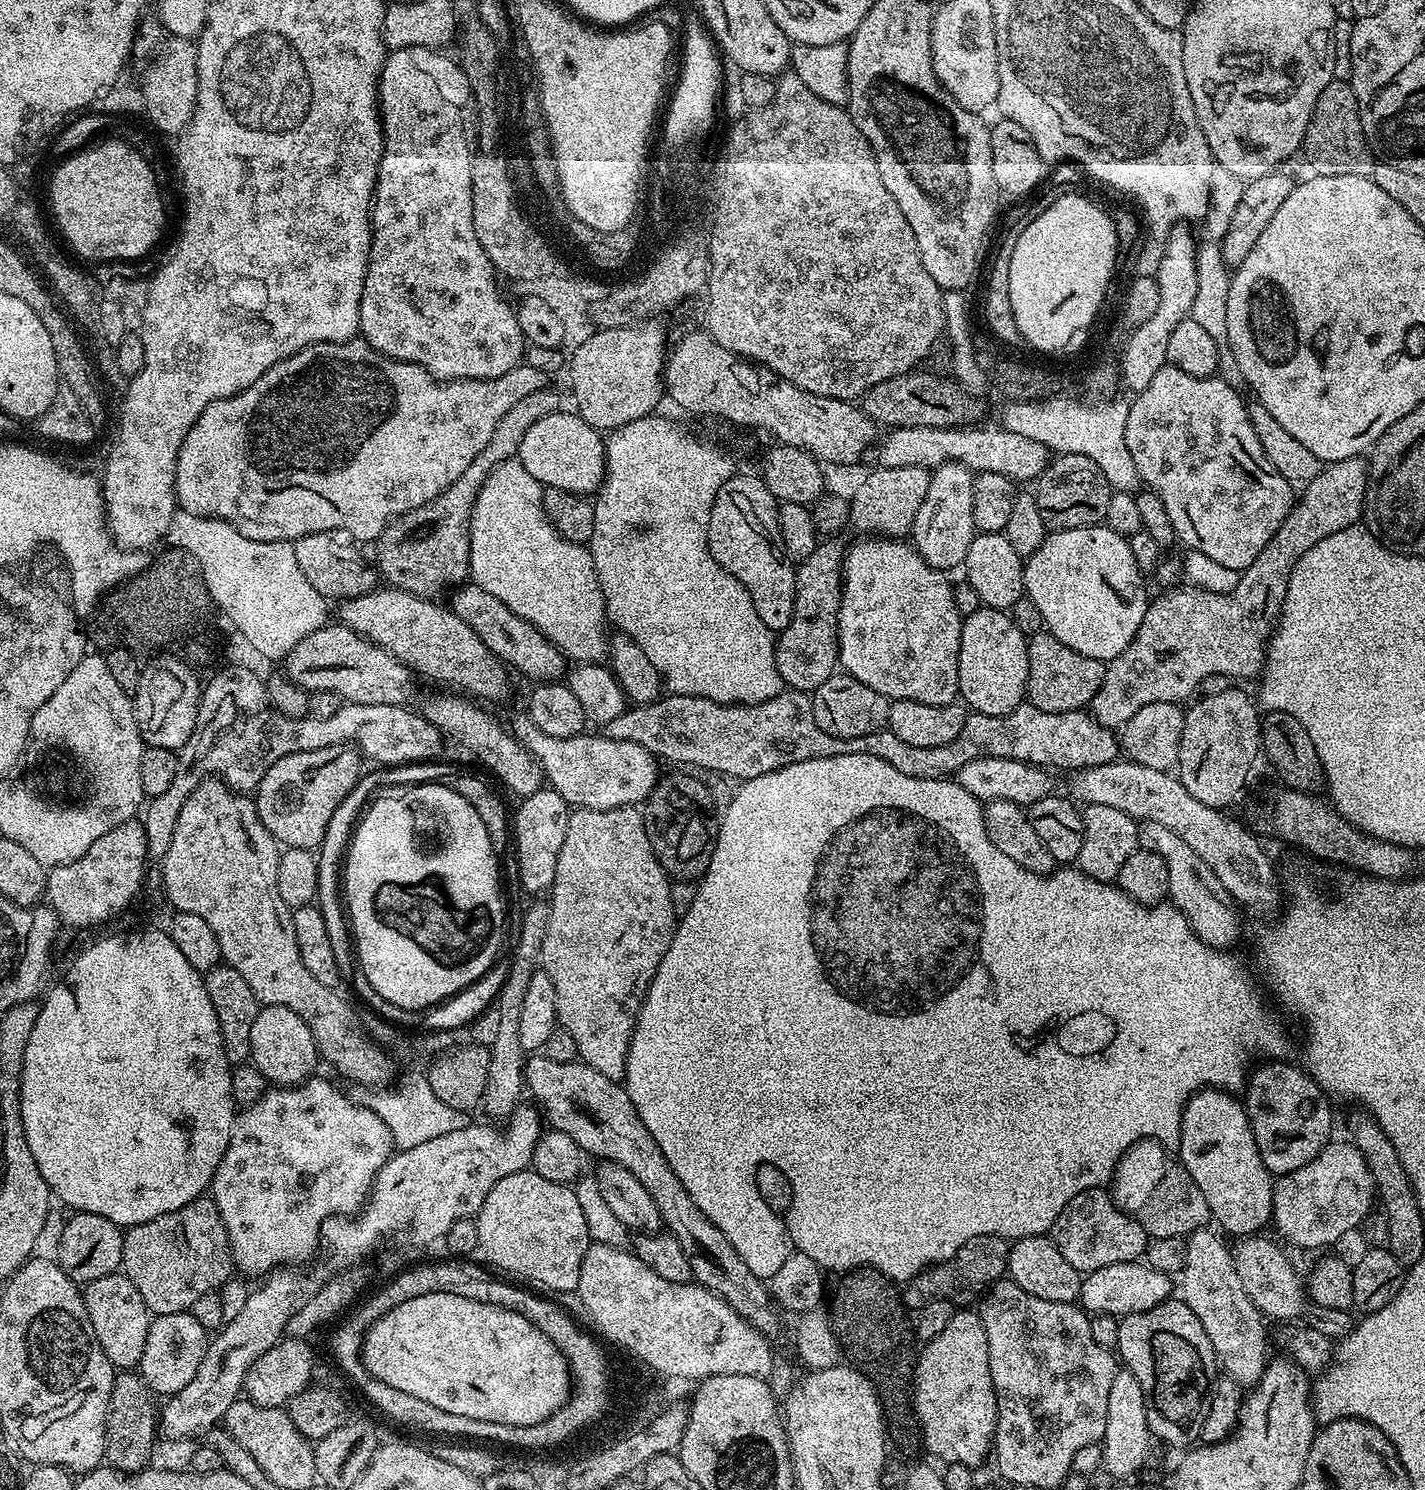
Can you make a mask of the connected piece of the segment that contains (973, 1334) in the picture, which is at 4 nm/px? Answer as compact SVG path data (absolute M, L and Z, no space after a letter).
M953 1311L946 1330L927 1341L919 1349L912 1378L912 1403L916 1422L920 1425L923 1447L944 1464L965 1464L975 1469L984 1459L989 1459L996 1434L996 1391L990 1378L990 1350L986 1346L986 1326L982 1326L979 1311Z

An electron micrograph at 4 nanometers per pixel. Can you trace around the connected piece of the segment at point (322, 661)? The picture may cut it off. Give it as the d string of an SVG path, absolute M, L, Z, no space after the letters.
M329 622L323 628L314 630L314 634L302 638L302 642L298 642L298 646L294 646L294 650L288 652L287 664L288 679L293 680L305 692L333 692L340 696L341 701L350 704L407 705L408 699L416 692L415 682L417 681L407 664L394 658L394 654L390 654L382 646L370 642L364 636L359 636L357 632L347 628L343 622Z

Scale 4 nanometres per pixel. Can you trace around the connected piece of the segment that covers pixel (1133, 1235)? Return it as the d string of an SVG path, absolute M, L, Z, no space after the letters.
M1091 1188L1078 1194L1065 1206L1054 1222L1050 1239L1062 1250L1062 1258L1082 1274L1114 1266L1118 1262L1136 1262L1147 1253L1150 1237L1133 1216L1123 1212L1104 1188Z

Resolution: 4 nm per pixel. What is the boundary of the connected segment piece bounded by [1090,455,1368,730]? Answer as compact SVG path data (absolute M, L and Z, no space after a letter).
M1363 455L1325 463L1318 478L1303 485L1301 492L1304 493L1301 496L1299 493L1290 514L1286 514L1274 538L1262 546L1262 554L1258 554L1258 558L1254 558L1254 562L1250 562L1250 566L1237 575L1232 591L1211 592L1199 586L1176 586L1161 591L1161 596L1153 595L1142 618L1142 626L1138 626L1138 634L1134 634L1130 646L1126 646L1126 650L1122 650L1122 654L1113 660L1107 661L1102 686L1098 686L1098 694L1094 694L1090 705L1093 718L1102 726L1119 730L1126 722L1130 722L1130 718L1134 718L1138 710L1142 710L1142 706L1150 706L1150 702L1180 704L1203 680L1211 676L1229 676L1232 682L1255 681L1264 671L1268 645L1274 625L1280 618L1288 579L1294 566L1302 554L1306 554L1310 546L1322 542L1322 538L1330 538L1330 534L1338 534L1338 530L1346 530L1361 523L1367 485L1368 462Z

